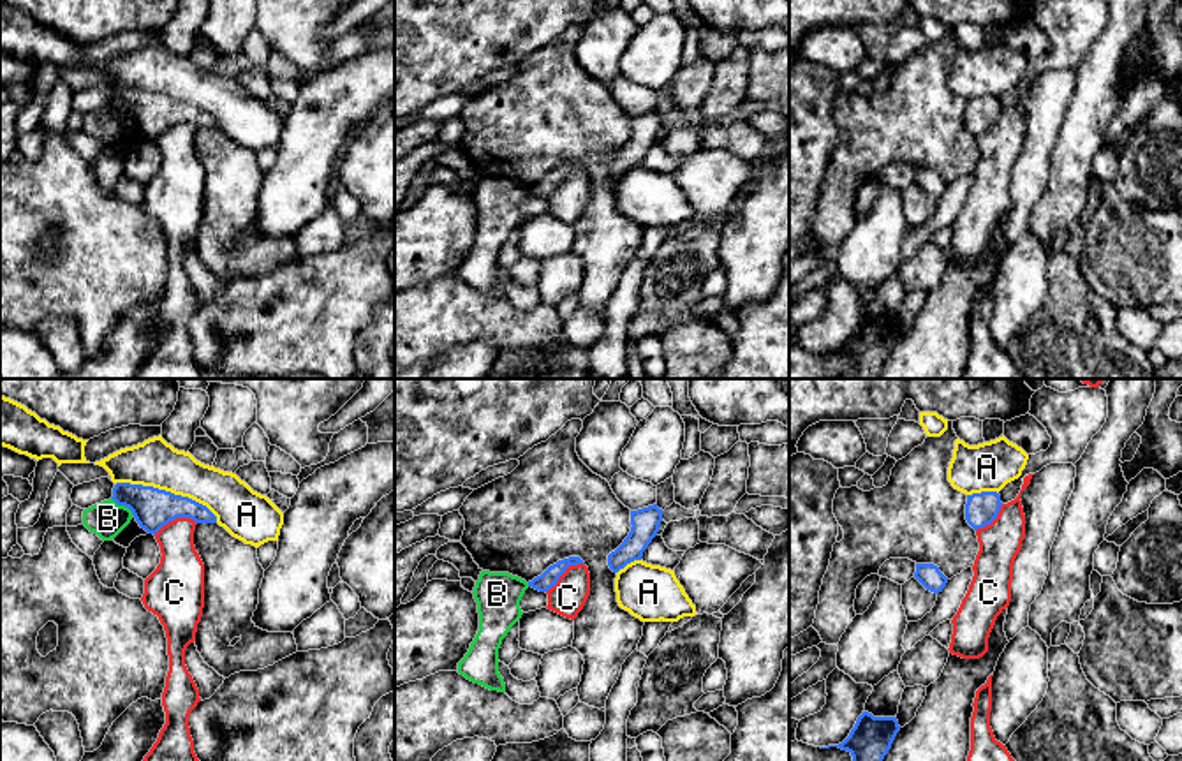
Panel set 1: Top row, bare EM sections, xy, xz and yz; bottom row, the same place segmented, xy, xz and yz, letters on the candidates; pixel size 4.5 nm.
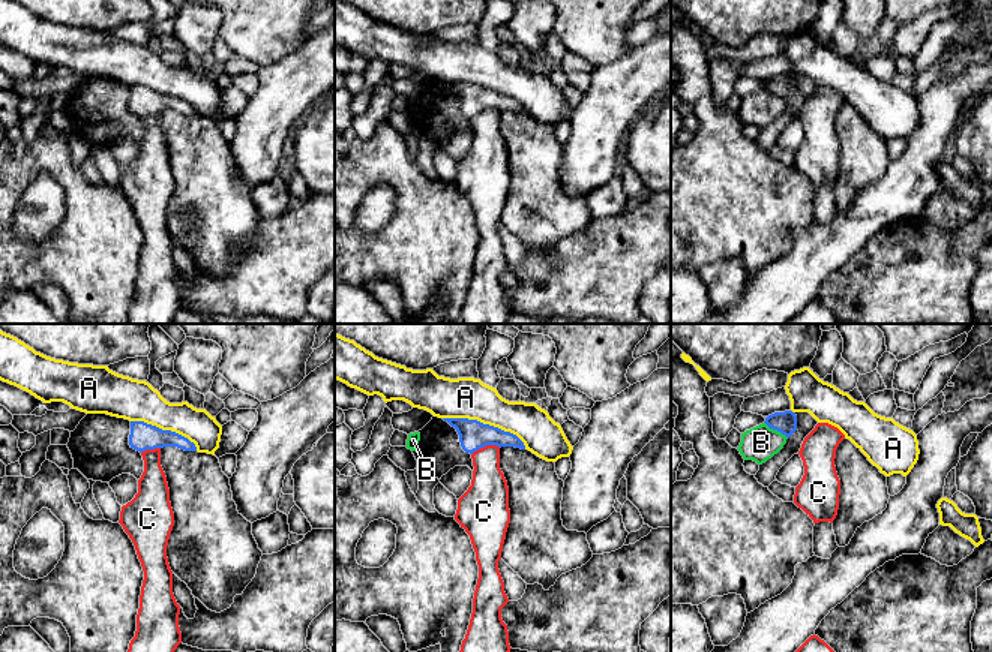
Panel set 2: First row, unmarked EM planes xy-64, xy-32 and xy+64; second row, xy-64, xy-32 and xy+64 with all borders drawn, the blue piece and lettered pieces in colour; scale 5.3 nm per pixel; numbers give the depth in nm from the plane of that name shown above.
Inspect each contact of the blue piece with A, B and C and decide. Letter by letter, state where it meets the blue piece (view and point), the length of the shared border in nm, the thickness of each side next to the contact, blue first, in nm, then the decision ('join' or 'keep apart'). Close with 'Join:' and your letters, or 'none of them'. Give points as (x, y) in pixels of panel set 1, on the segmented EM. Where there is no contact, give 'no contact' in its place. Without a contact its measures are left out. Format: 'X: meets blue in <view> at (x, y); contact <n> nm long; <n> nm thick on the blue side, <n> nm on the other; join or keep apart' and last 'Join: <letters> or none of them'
A: meets blue in xy at (168, 492); contact 500 nm long; 190 nm thick on the blue side, 220 nm on the other; keep apart
B: meets blue in xy at (124, 504); contact 140 nm long; 190 nm thick on the blue side, 160 nm on the other; keep apart
C: meets blue in xz at (564, 571); contact 220 nm long; 80 nm thick on the blue side, 160 nm on the other; keep apart
Join: none of them

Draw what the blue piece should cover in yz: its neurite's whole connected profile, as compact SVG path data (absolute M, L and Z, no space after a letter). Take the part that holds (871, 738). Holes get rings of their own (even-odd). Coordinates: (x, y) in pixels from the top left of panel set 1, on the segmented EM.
M863 712L842 743L821 749L838 747L847 750L853 761L883 761L898 731L897 717L874 717Z

